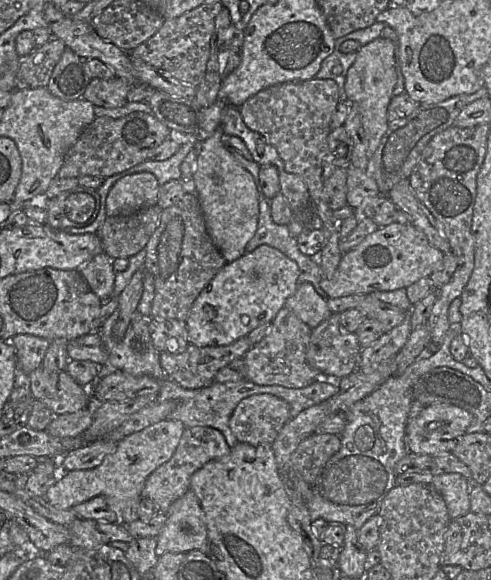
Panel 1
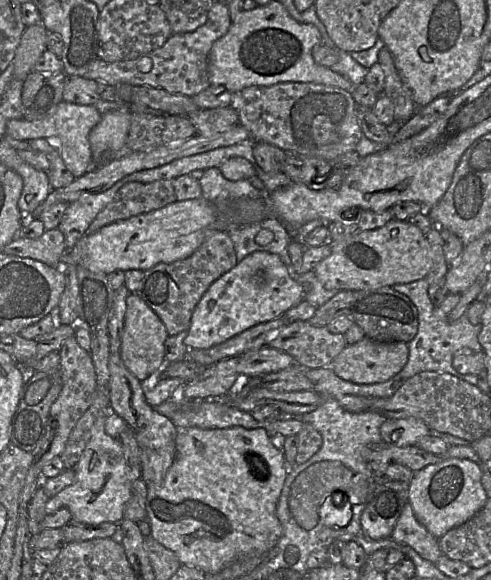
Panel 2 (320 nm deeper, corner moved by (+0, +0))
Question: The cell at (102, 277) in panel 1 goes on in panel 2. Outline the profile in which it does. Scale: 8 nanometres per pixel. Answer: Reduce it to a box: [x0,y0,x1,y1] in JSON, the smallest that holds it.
[120,293,168,382]

